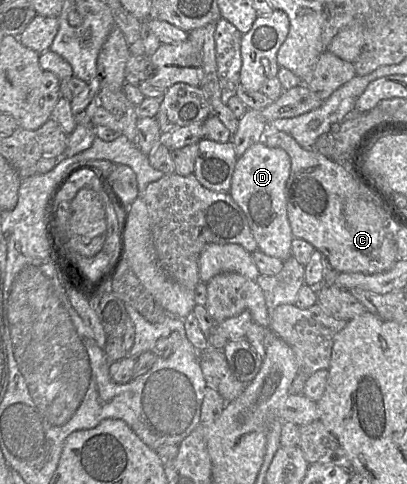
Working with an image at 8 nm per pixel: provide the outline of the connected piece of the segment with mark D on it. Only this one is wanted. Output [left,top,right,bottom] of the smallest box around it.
[229,142,294,262]

